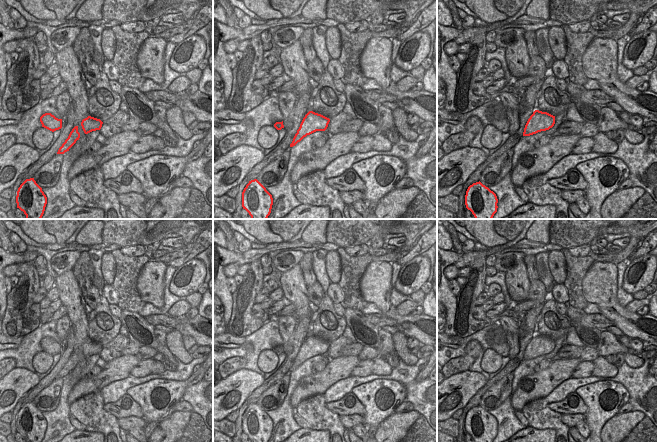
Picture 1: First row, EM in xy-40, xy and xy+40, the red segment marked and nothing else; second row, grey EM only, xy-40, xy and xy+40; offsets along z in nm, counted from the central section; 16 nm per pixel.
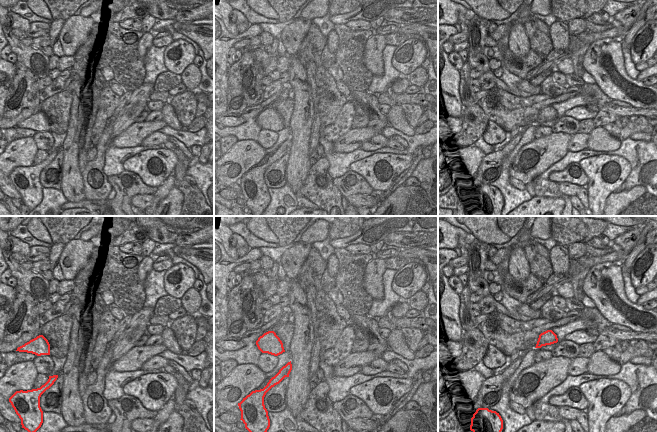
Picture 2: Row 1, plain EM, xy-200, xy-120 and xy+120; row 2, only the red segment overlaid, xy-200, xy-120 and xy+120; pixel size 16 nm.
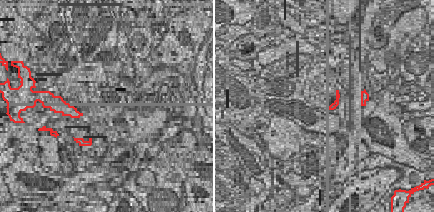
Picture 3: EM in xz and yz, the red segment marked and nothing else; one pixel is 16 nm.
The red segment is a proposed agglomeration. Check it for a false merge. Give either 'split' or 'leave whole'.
leave whole

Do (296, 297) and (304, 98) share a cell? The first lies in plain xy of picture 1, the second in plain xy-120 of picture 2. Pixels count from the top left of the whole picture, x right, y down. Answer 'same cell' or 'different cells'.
same cell

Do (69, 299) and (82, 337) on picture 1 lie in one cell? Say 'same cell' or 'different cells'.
same cell

